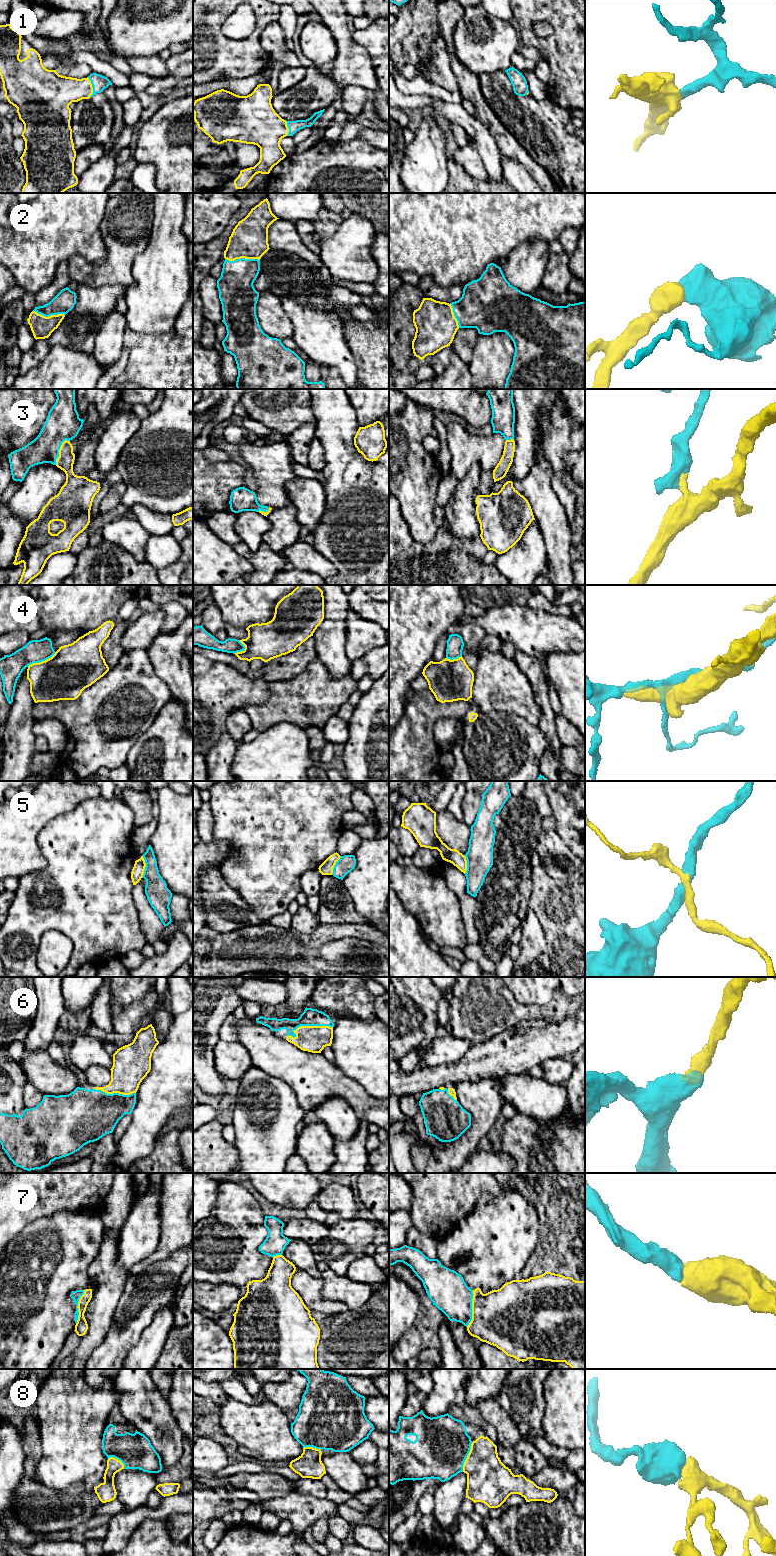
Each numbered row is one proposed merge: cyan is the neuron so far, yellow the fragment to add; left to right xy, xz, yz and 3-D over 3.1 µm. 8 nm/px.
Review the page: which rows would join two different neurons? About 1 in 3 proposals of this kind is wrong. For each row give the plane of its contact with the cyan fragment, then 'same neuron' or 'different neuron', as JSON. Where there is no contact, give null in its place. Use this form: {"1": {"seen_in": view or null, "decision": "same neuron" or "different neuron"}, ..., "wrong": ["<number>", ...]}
{"1": {"seen_in": "xy", "decision": "same neuron"}, "2": {"seen_in": "xz", "decision": "same neuron"}, "3": {"seen_in": "xy", "decision": "same neuron"}, "4": {"seen_in": "xy", "decision": "same neuron"}, "5": {"seen_in": "xy", "decision": "different neuron"}, "6": {"seen_in": "xz", "decision": "same neuron"}, "7": {"seen_in": "yz", "decision": "same neuron"}, "8": {"seen_in": "yz", "decision": "same neuron"}, "wrong": ["5"]}

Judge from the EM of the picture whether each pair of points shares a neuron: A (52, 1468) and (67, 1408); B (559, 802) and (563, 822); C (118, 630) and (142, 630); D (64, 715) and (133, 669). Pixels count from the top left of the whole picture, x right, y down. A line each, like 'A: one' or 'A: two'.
A: one
B: one
C: two
D: one

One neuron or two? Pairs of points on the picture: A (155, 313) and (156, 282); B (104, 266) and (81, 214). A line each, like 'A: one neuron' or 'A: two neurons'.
A: one neuron
B: two neurons

